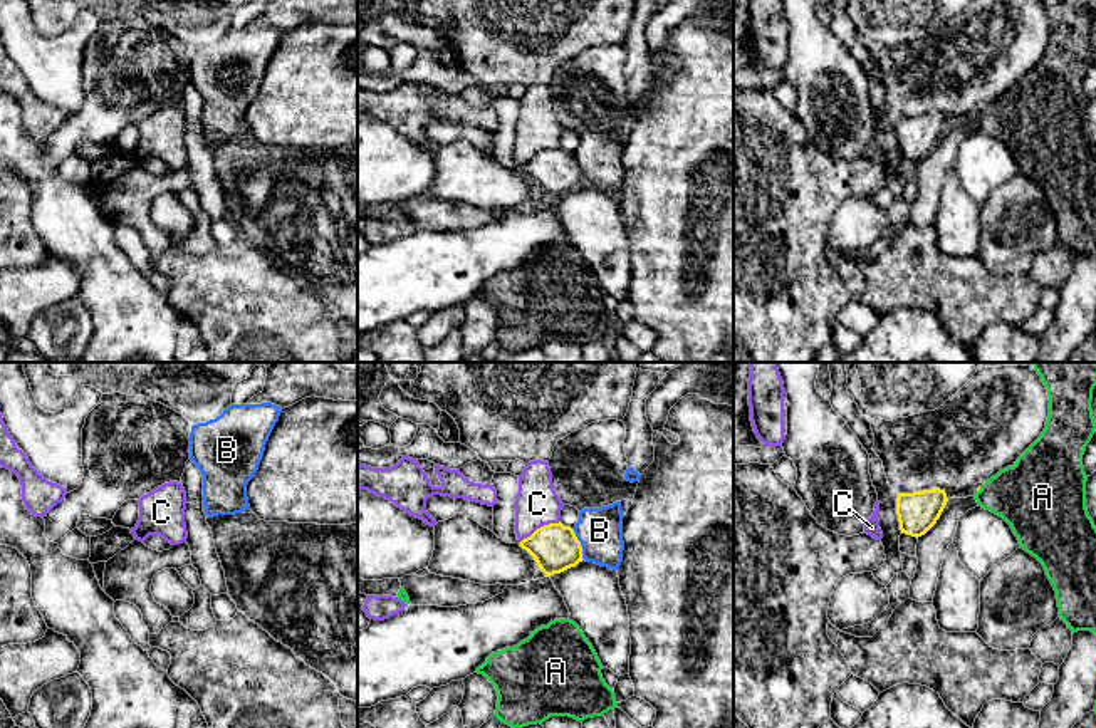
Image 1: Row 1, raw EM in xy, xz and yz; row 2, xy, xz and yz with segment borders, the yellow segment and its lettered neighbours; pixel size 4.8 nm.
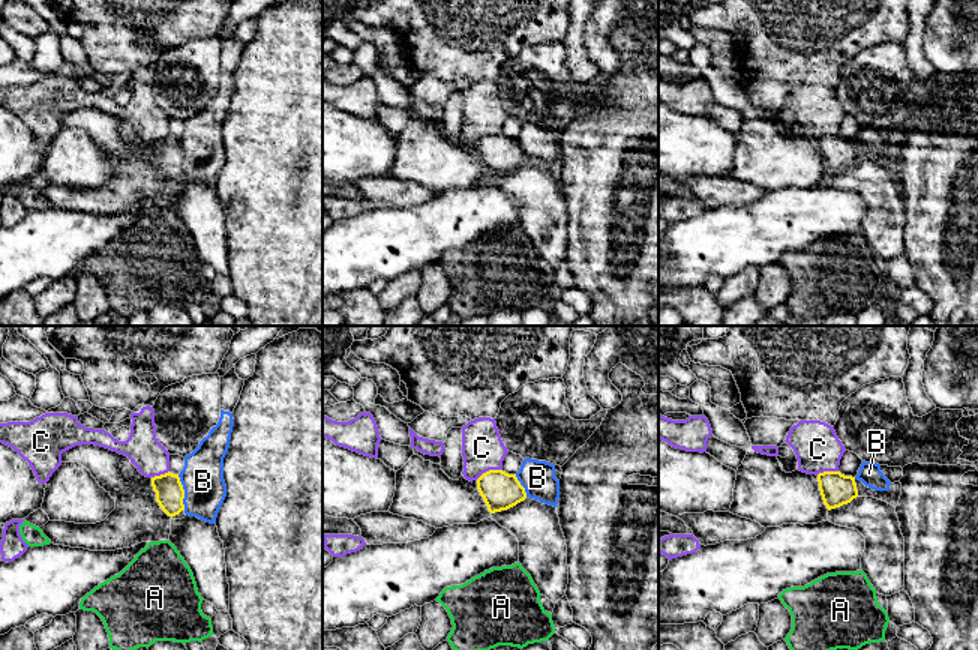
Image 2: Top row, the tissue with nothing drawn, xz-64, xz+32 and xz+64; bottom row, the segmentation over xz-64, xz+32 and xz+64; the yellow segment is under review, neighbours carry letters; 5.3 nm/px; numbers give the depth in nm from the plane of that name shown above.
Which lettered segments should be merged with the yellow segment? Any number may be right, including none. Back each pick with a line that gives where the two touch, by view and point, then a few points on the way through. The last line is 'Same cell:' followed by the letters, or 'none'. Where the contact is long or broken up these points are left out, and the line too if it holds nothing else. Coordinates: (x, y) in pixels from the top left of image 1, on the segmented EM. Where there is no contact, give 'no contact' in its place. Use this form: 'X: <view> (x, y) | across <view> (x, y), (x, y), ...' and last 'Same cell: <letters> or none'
Same cell: none

